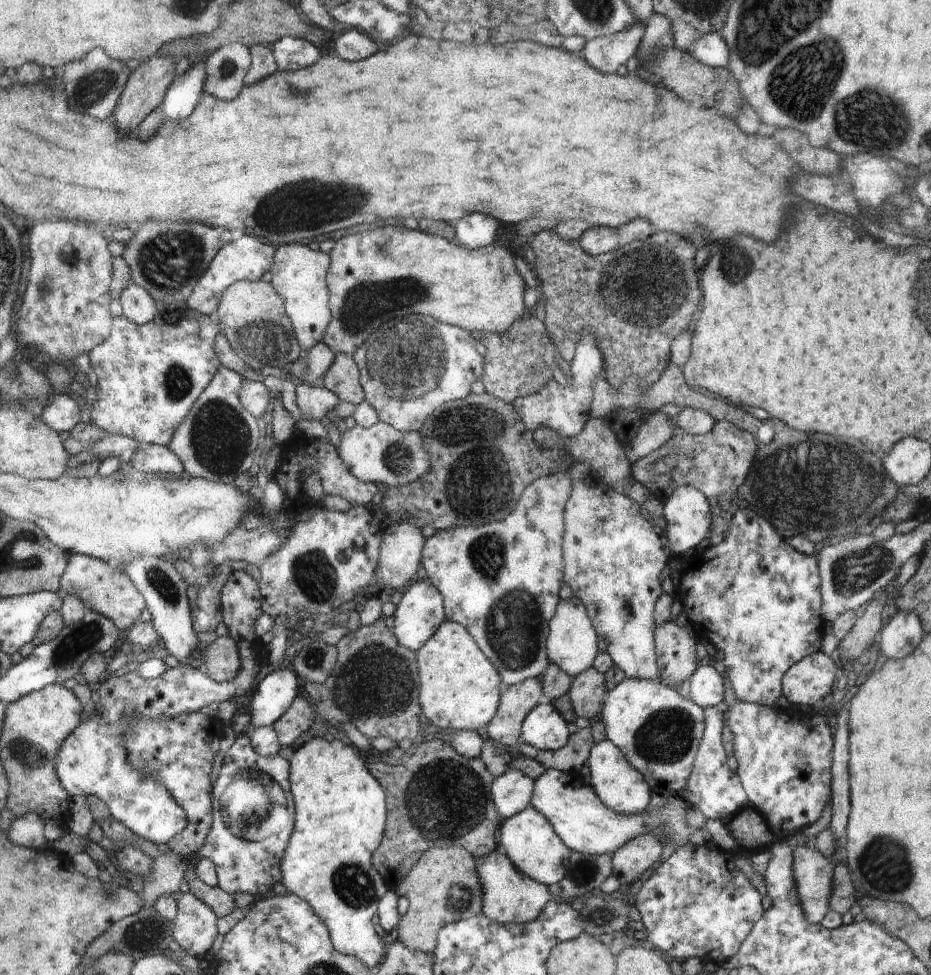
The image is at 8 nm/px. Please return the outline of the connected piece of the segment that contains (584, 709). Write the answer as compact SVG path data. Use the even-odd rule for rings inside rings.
M594 666L587 668L582 674L573 677L570 695L573 711L577 717L594 718L607 700L604 688L604 673Z

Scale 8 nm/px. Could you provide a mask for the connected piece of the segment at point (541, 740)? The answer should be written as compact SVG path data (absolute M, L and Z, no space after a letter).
M551 703L534 707L524 719L521 741L540 750L558 750L570 740L566 720Z

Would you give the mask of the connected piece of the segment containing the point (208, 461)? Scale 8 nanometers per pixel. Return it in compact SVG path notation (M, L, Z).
M222 366L211 386L199 398L182 427L176 431L170 447L184 461L187 473L216 482L234 484L240 474L248 473L254 464L260 442L260 428L256 417L241 404L240 373Z

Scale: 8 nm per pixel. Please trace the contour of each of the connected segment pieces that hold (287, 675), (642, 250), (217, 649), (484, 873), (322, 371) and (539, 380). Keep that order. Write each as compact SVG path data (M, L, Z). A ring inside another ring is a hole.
M287 667L269 669L262 677L252 699L253 723L272 726L291 708L298 694L298 678Z
M550 229L535 234L531 245L536 256L533 270L545 298L548 332L558 336L560 344L564 344L564 340L573 340L578 344L584 331L594 329L605 354L605 378L613 387L619 387L633 374L640 377L644 388L654 384L670 362L672 341L679 332L691 330L690 320L702 298L698 282L700 276L694 266L694 244L678 234L656 232L642 242L631 242L609 253L591 255L580 243L564 240L554 229Z
M220 637L210 644L205 669L215 680L225 683L237 678L242 667L238 641L232 637Z
M500 848L478 860L477 872L484 885L484 914L502 924L526 924L538 918L550 900L548 888L540 881L526 876L512 864Z
M320 341L314 347L303 350L299 358L289 364L286 373L300 382L314 384L325 378L335 359L336 352L328 348L324 341Z
M520 317L510 330L484 332L478 334L478 339L488 350L484 356L486 364L482 379L486 393L512 404L514 399L542 391L546 382L553 378L550 366L554 366L554 344L538 318Z

